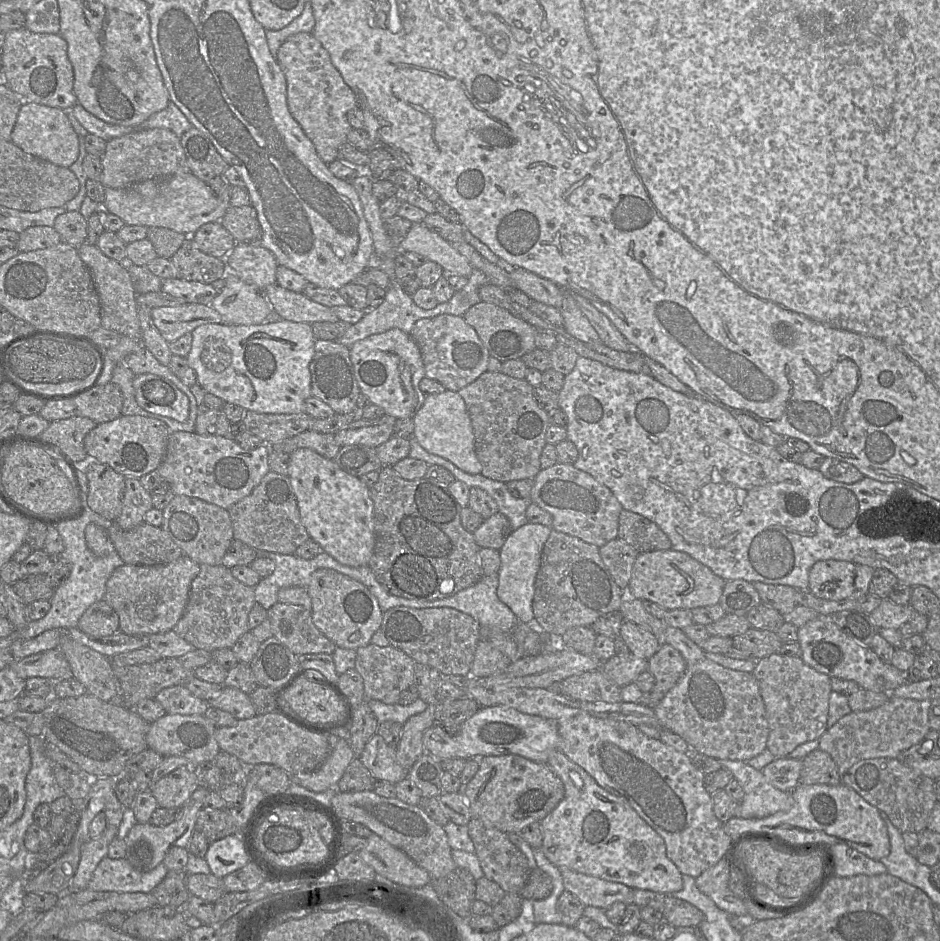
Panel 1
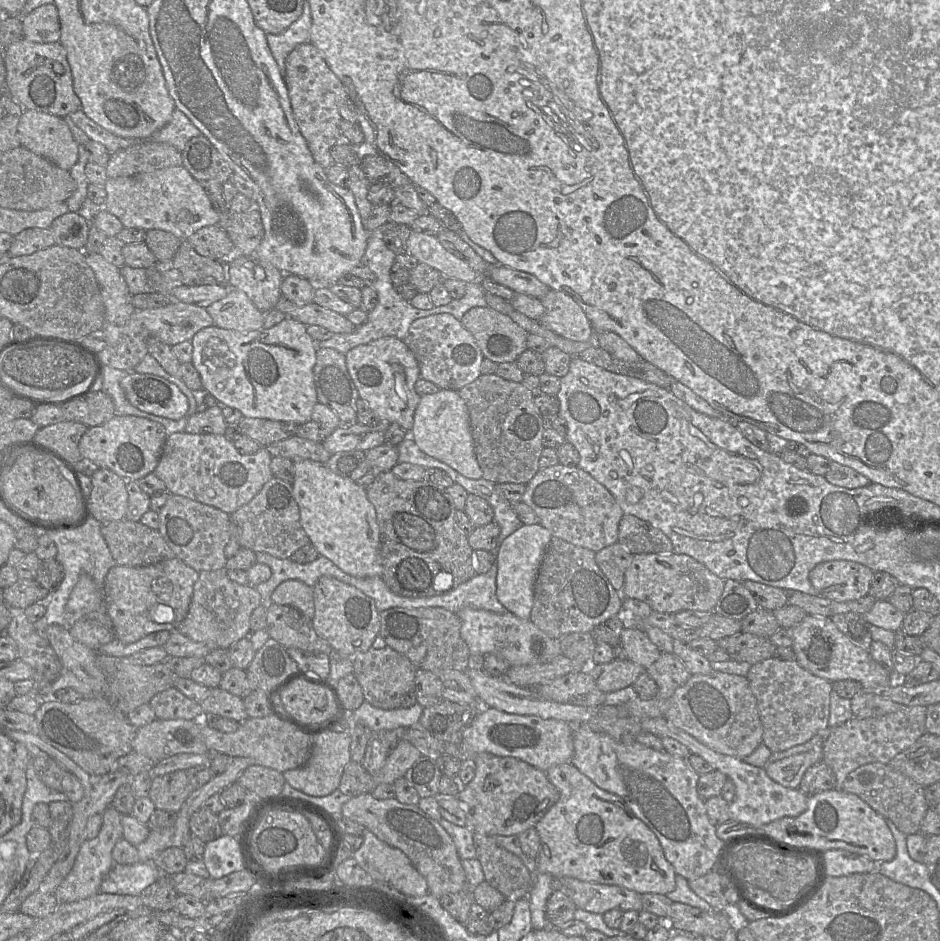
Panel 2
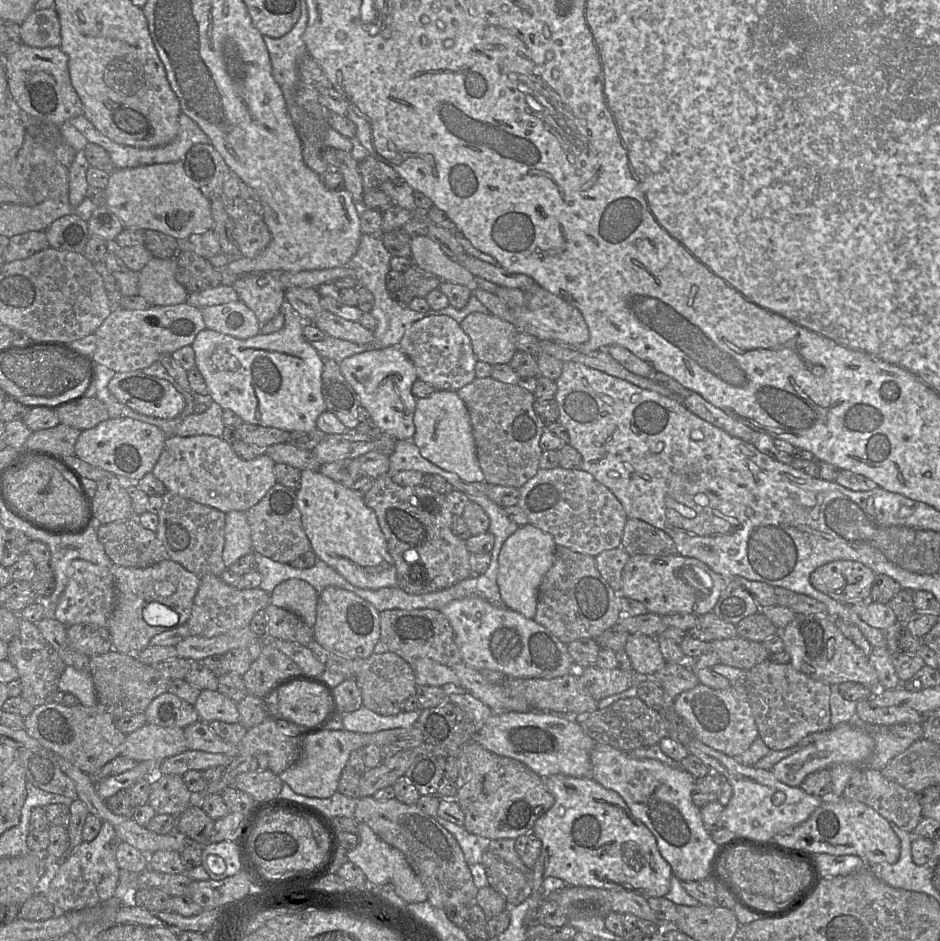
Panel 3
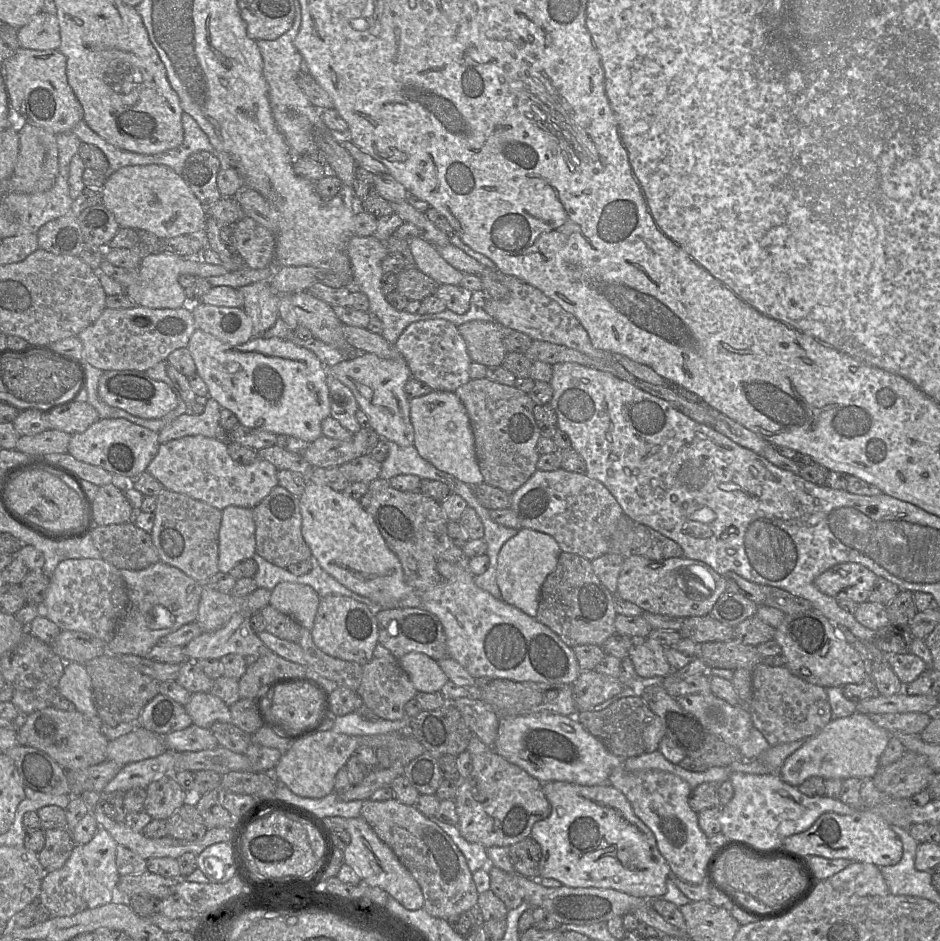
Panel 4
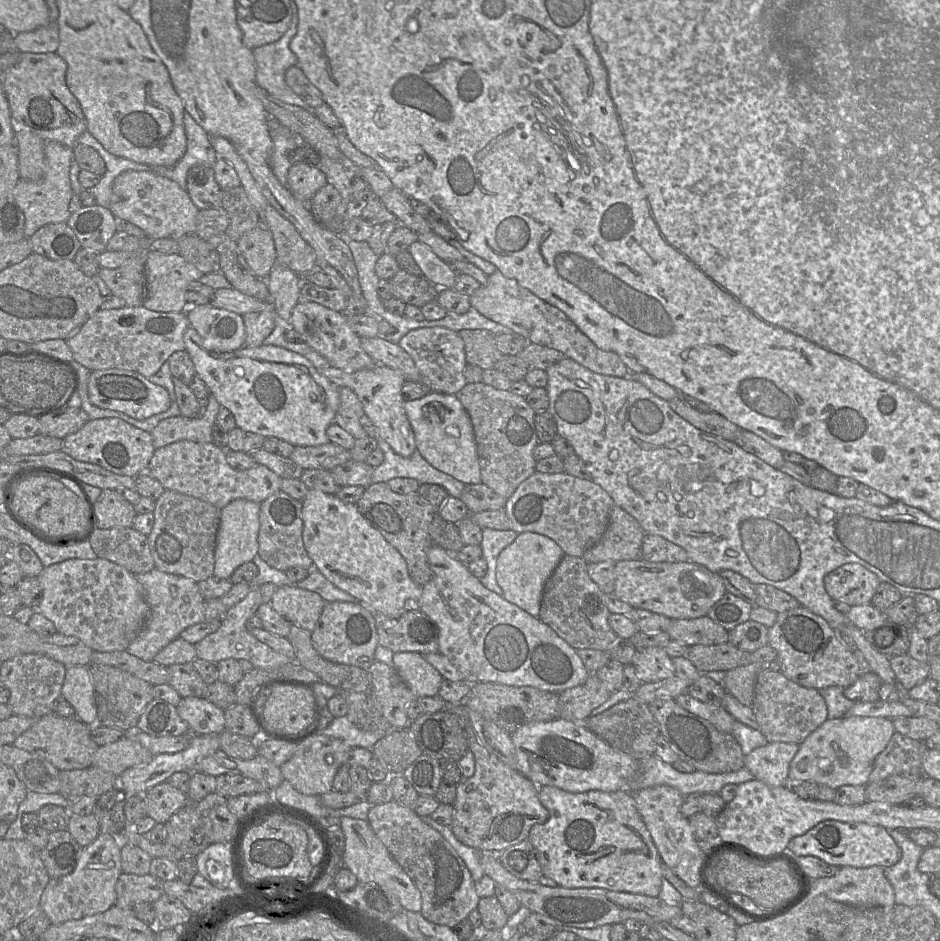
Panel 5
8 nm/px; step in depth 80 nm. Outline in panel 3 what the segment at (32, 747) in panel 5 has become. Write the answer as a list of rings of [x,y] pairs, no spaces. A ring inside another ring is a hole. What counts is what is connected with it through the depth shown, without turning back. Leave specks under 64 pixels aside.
[[[46,703],[33,709],[24,718],[24,731],[32,738],[36,739],[42,748],[60,756],[87,774],[94,774],[107,762],[120,755],[121,745],[124,742],[125,734],[115,727],[114,717],[108,713],[101,705],[84,706],[82,704],[70,707],[55,703]]]

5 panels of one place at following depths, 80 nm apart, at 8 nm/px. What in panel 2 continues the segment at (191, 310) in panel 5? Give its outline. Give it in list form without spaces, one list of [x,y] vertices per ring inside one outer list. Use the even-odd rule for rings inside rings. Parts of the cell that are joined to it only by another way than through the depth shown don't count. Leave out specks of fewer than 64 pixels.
[[[230,289],[222,299],[206,308],[213,324],[220,328],[248,332],[263,328],[265,313],[239,289]]]

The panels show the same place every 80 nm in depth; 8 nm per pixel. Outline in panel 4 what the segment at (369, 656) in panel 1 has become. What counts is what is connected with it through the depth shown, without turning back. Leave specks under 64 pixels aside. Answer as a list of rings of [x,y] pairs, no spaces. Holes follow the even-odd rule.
[[[389,654],[385,657],[373,657],[362,666],[362,679],[357,694],[362,703],[376,716],[386,720],[399,720],[405,716],[405,704],[415,698],[416,691],[407,673],[402,669],[398,659]]]

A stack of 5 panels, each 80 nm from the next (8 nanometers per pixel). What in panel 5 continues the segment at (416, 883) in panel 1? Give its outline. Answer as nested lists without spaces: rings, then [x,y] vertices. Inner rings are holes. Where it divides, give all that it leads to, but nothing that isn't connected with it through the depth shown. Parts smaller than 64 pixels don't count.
[[[342,816],[340,817],[340,828],[345,836],[342,865],[356,876],[358,882],[376,884],[382,889],[387,889],[398,898],[403,909],[420,912],[422,907],[420,891],[403,868],[391,856],[374,833],[368,821]]]

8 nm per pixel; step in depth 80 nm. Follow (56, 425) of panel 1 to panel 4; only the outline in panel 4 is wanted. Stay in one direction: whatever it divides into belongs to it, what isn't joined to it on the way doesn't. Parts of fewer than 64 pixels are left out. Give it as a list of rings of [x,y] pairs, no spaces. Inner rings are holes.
[[[47,429],[39,434],[20,436],[15,449],[28,455],[68,452],[70,433]]]

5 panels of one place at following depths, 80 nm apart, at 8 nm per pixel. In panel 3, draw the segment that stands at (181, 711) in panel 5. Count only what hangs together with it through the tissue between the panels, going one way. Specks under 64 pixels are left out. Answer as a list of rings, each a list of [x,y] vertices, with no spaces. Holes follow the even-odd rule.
[[[201,690],[193,706],[202,722],[239,723],[237,703],[217,690]]]

